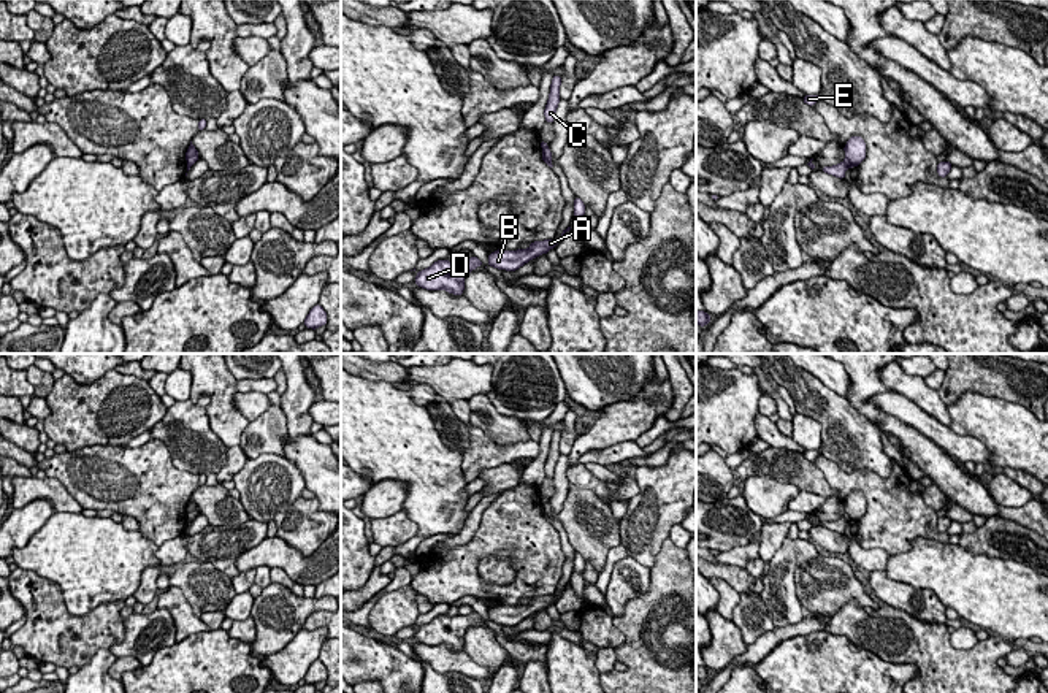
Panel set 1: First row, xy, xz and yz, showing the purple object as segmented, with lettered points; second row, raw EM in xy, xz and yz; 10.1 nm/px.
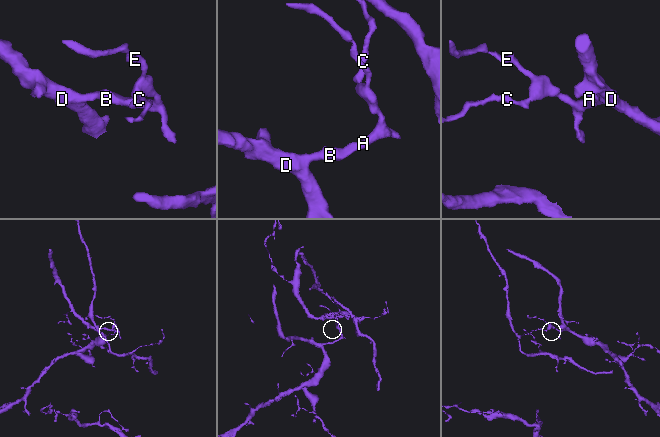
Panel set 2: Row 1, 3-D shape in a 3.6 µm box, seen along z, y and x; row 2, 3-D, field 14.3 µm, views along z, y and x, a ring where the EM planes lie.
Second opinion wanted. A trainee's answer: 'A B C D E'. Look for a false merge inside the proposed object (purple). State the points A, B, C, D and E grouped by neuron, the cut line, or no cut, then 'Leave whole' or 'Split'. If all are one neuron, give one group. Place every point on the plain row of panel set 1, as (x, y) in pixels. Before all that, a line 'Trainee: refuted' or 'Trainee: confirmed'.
Trainee: refuted
Groups: A B D E / C. Split along yz (844, 516), (849, 522). Split

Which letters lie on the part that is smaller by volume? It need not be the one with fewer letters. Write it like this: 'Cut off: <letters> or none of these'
Cut off: C

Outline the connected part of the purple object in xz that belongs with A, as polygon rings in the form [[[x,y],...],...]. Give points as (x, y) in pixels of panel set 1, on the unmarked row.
[[[571,582],[563,585],[560,595],[545,595],[545,596],[533,596],[528,604],[518,604],[518,606],[503,606],[498,604],[491,609],[488,609],[488,620],[498,625],[507,625],[507,626],[515,626],[520,622],[523,622],[526,617],[536,614],[541,609],[547,609],[552,603],[558,601],[561,596],[563,590],[569,587]]]

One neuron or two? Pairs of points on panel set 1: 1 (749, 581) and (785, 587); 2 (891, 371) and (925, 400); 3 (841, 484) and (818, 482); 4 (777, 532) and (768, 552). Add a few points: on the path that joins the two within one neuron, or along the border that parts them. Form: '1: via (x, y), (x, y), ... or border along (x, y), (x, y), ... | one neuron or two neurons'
1: border along (763, 579), (763, 590), (760, 593) | two neurons
2: via (899, 379), (917, 392) | one neuron
3: border along (812, 462), (836, 492), (834, 497) | two neurons
4: via (772, 536), (768, 547) | one neuron

